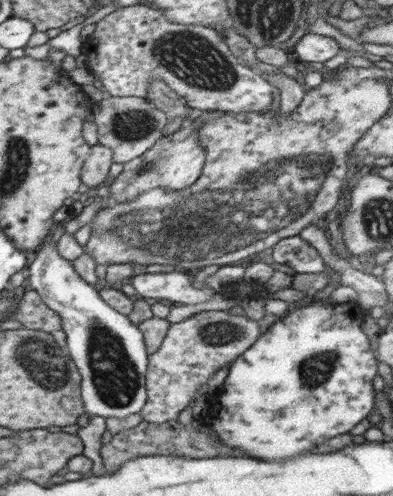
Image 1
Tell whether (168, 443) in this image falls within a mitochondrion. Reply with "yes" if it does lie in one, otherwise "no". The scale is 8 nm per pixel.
no

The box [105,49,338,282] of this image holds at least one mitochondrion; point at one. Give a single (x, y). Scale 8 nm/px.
(129, 125)

